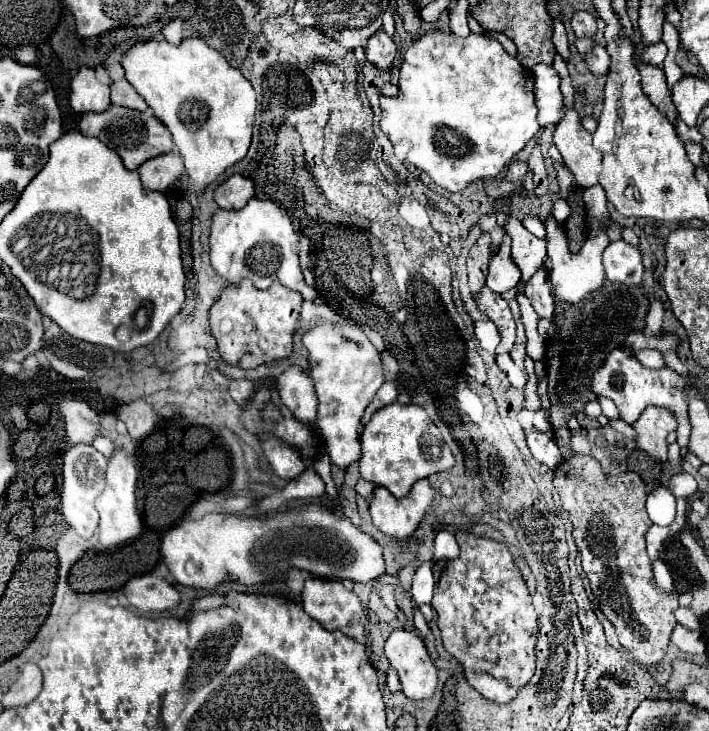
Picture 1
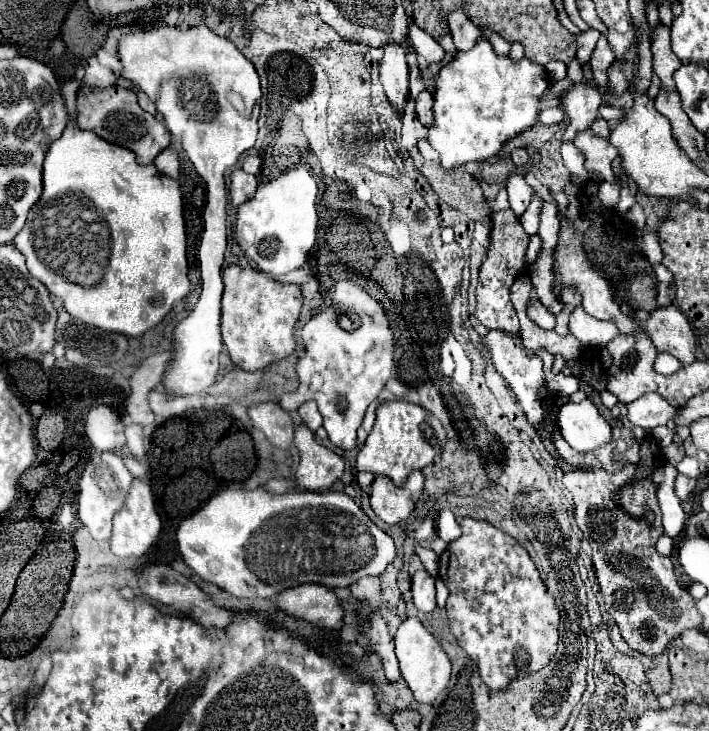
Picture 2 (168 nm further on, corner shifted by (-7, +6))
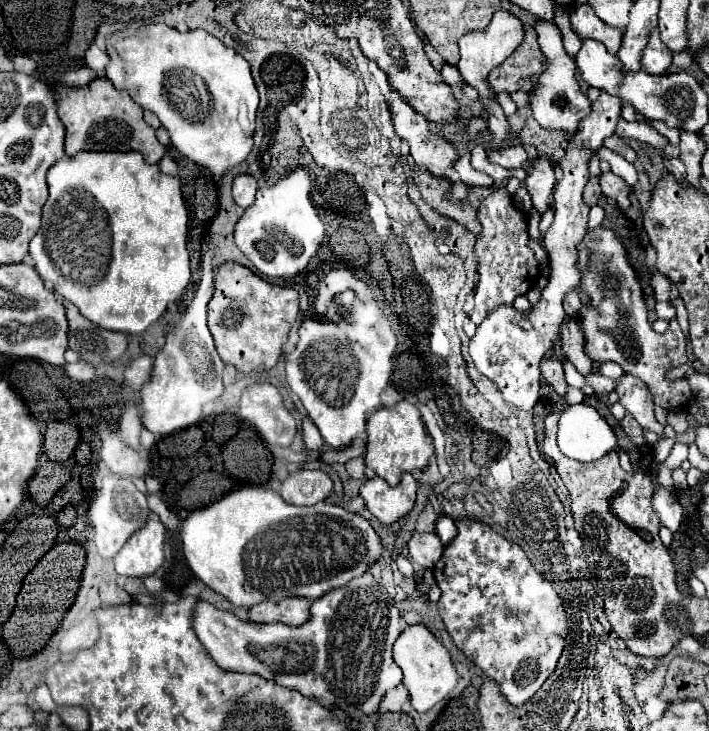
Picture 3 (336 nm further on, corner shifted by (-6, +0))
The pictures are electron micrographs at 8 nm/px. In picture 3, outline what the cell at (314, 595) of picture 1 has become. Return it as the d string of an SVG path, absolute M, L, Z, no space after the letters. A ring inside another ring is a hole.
M285 598L281 602L261 602L249 608L249 622L269 624L269 622L283 622L289 626L299 626L309 616L309 600Z

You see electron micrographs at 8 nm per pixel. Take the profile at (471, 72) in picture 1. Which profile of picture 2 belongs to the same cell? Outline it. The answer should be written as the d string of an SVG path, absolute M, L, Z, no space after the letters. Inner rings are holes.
M480 38L466 52L458 50L432 80L434 122L430 128L426 126L426 138L440 154L440 164L448 172L472 160L492 160L508 140L534 124L558 124L564 118L564 112L558 108L540 108L540 98L548 88L546 68L528 58L516 62L510 56L500 56L486 38Z

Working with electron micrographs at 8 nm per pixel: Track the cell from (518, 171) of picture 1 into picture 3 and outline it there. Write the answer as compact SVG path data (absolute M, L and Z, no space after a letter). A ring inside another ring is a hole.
M515 144L515 146L505 146L501 150L487 150L487 160L493 164L499 164L503 168L515 168L515 166L523 166L527 162L527 154L525 154L523 146Z

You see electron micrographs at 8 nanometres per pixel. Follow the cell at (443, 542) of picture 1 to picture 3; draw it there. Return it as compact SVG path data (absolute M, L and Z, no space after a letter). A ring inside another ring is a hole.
M445 516L445 518L439 518L437 520L437 536L441 538L441 542L447 546L455 536L457 536L457 528L455 528L455 522Z

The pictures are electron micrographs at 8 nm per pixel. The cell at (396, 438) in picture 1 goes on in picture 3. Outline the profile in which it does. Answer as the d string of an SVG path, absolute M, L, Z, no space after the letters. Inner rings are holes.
M401 400L391 408L381 406L373 412L373 416L369 416L365 462L369 468L375 470L377 476L381 476L391 486L397 486L401 474L405 472L425 470L431 456L433 456L433 442L427 432L427 426L421 420L417 406Z

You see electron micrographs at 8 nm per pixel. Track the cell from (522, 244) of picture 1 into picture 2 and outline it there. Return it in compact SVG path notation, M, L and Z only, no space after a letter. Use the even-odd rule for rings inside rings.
M510 176L508 178L508 198L510 198L510 208L514 210L514 214L520 218L528 204L530 204L530 196L532 196L532 188L526 184L526 180L522 176Z

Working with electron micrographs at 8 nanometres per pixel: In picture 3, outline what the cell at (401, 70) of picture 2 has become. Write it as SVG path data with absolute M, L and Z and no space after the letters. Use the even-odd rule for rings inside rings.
M395 90L391 96L391 112L395 132L409 142L415 164L427 168L435 176L445 176L445 172L459 158L455 146L447 138L431 132L429 120L405 104Z

